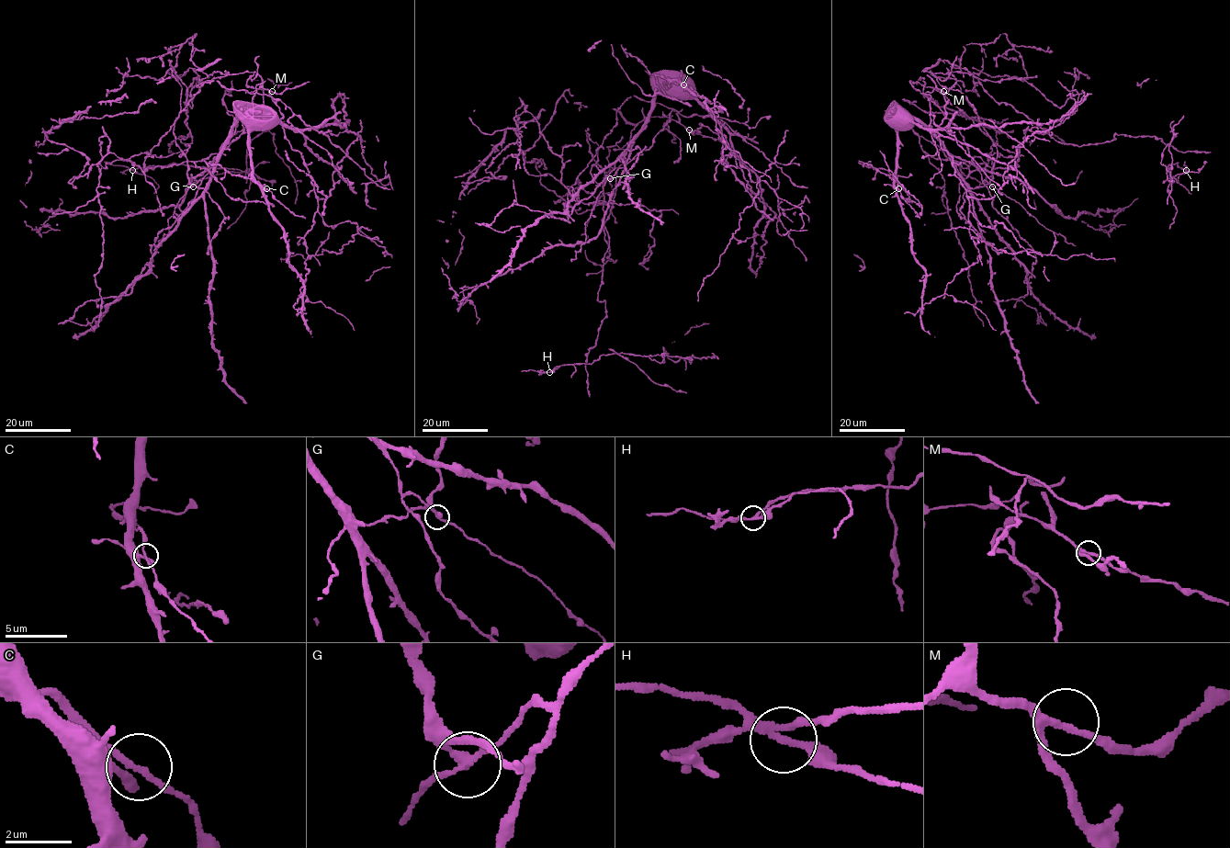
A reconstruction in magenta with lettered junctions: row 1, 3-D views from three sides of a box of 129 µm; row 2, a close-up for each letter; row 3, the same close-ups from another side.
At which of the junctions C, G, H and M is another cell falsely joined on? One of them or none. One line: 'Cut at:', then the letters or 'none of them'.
Cut at: none of them

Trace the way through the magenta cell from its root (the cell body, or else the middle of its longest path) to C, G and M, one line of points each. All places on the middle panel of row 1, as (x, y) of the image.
C: (677, 84), (666, 84), (672, 81), (683, 84)
G: (677, 84), (665, 85), (656, 95), (655, 107), (634, 140), (626, 163), (610, 178)
M: (677, 84), (666, 84), (721, 109), (711, 108), (722, 163), (735, 155), (707, 127), (689, 130)

